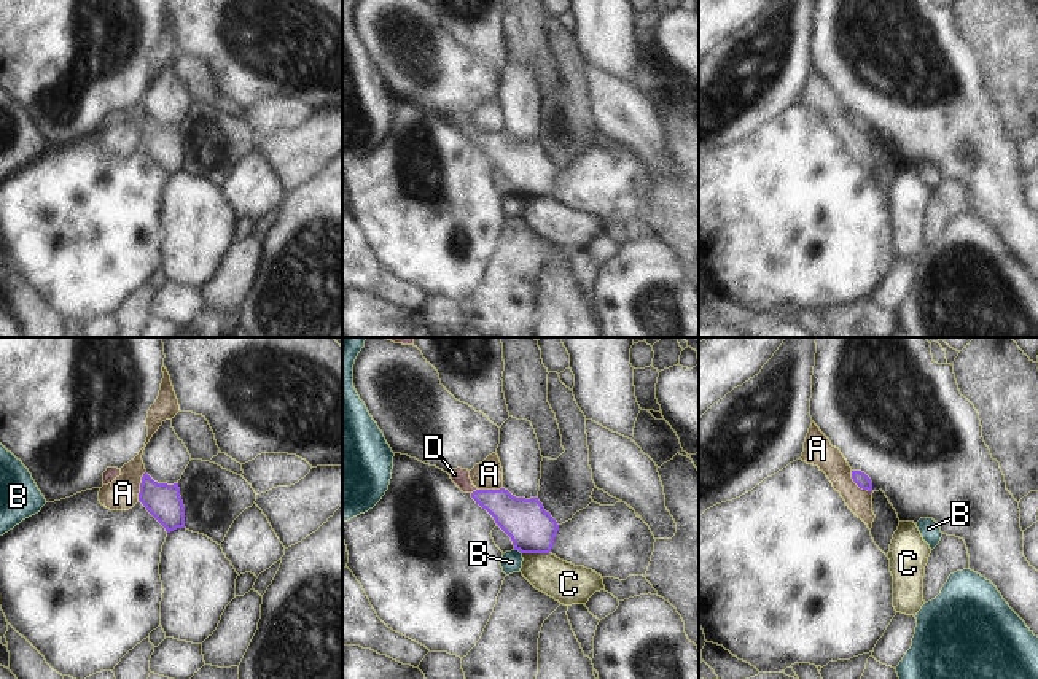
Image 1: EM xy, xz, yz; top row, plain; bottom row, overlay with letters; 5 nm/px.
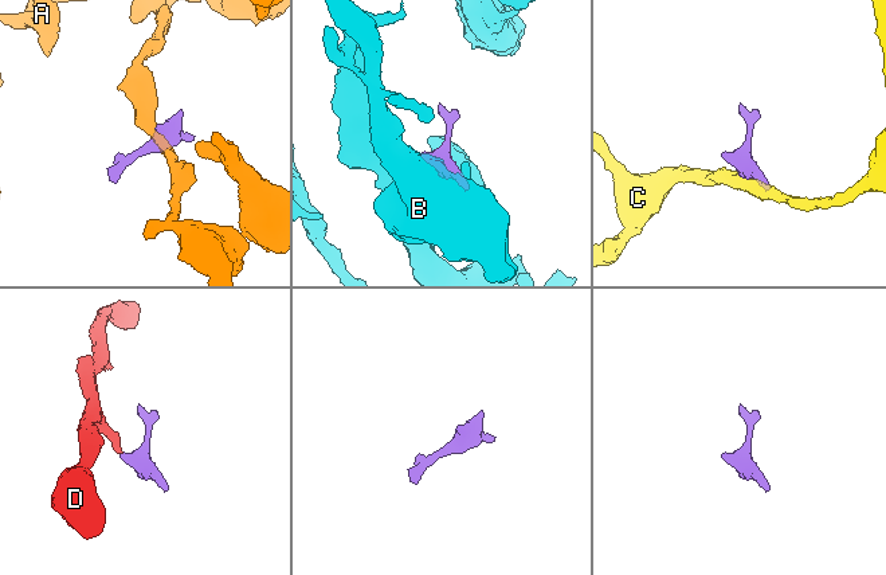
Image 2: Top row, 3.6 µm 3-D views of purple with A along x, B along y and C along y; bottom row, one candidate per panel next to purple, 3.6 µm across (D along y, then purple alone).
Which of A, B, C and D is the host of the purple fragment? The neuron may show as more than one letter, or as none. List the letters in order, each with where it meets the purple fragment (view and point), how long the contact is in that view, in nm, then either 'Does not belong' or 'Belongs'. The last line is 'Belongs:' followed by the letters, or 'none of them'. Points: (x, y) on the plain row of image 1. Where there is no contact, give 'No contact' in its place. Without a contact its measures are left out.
A: Touches purple at xy (140, 129). Shared border 160 nm. Does not belong
B: Touches purple at xz (518, 193). Shared border 50 nm. Does not belong
C: Touches purple at xz (535, 196). Shared border 140 nm. Does not belong
D: Touches purple at xz (473, 135). Shared border 40 nm. Belongs
Belongs: D.

